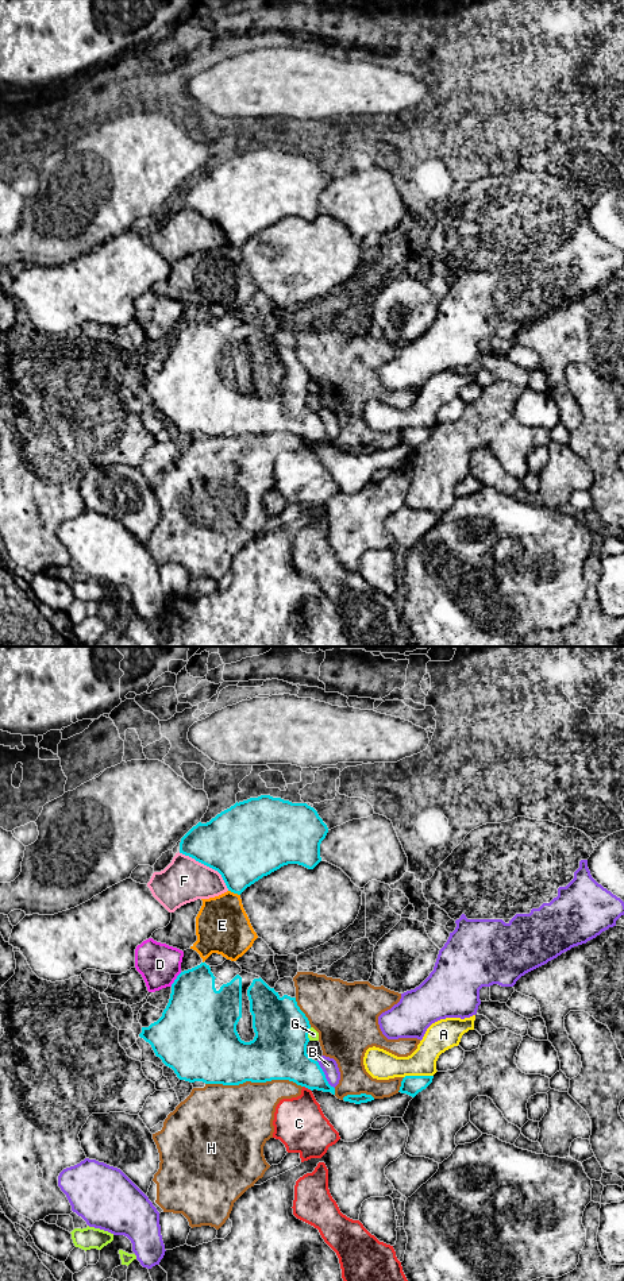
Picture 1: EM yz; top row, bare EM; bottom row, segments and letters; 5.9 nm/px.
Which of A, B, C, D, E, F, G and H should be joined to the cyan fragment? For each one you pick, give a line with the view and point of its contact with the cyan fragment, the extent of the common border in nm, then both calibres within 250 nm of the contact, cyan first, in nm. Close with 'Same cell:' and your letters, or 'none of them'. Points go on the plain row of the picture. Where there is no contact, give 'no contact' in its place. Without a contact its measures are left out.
Same cell: none of them

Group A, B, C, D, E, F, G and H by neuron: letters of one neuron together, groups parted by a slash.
A / B E / C D / F / G / H

